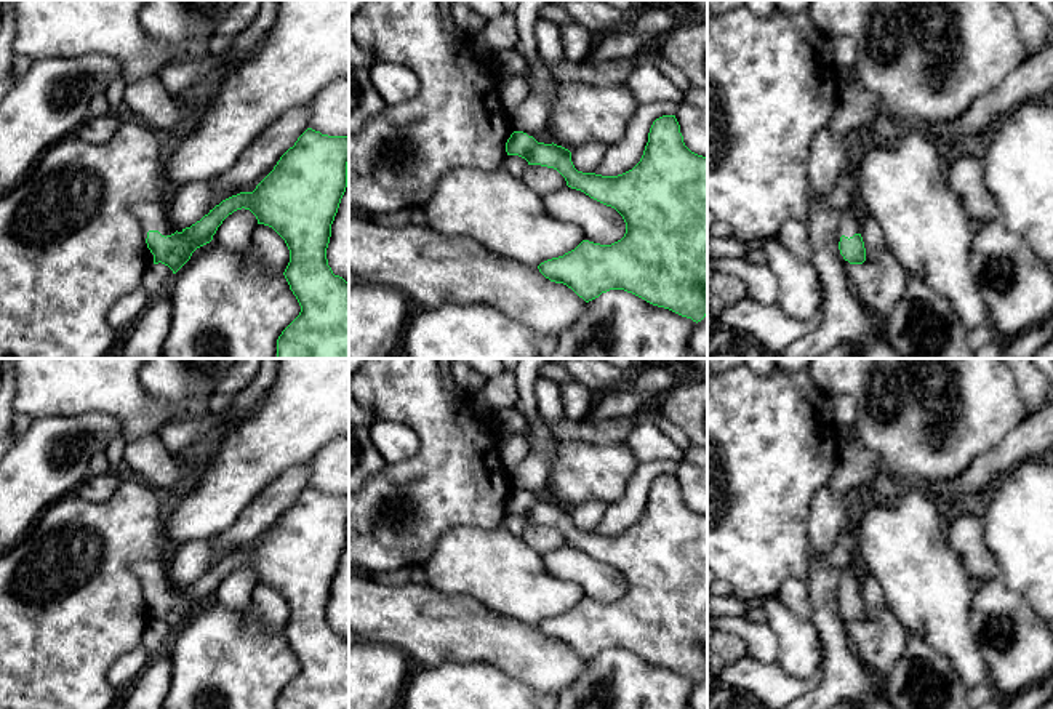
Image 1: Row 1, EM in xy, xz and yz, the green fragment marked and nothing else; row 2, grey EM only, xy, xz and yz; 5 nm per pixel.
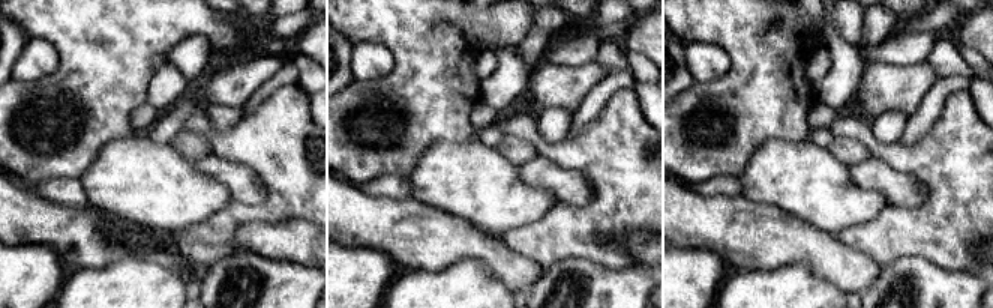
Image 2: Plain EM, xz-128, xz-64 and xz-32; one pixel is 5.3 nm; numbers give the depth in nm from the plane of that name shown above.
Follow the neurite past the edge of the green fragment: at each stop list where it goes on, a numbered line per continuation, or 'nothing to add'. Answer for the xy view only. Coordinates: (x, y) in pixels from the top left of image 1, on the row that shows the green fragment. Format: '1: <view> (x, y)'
1: xy (152, 215)

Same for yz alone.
1: yz (848, 220)

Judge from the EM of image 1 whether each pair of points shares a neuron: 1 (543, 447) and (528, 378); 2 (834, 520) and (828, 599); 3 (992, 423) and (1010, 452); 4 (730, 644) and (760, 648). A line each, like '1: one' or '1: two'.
1: one
2: one
3: two
4: two

